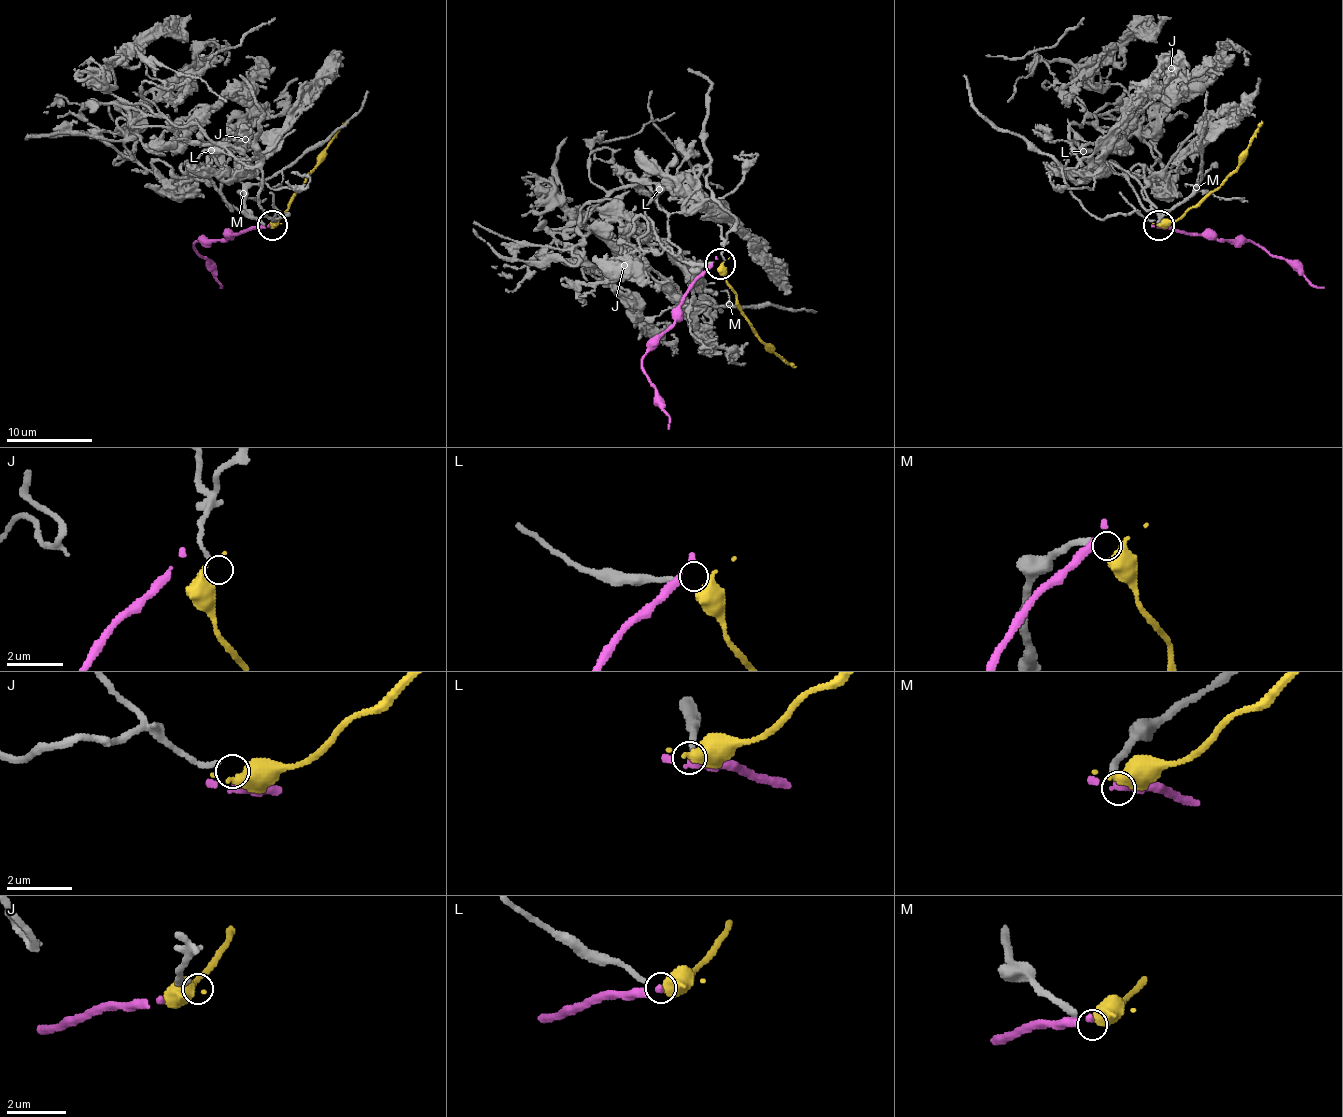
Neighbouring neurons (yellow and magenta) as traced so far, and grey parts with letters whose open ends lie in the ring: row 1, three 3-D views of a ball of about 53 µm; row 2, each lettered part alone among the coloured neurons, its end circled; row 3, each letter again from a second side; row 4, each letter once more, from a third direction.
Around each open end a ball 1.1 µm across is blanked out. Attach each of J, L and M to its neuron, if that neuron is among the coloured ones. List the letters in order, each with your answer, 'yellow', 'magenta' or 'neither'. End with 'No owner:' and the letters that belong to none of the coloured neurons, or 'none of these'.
J: neither
L: yellow
M: neither
No owner: J, M

